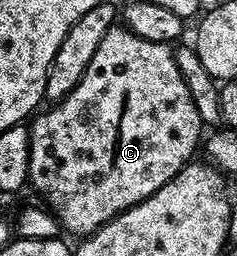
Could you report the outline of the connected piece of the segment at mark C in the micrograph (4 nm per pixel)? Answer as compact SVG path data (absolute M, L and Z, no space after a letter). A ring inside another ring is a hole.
M124 27L111 28L103 35L103 43L99 43L99 51L87 63L83 79L62 101L49 108L53 109L38 112L32 118L33 125L28 126L28 184L45 196L44 204L57 218L58 226L64 232L66 229L74 233L77 239L88 237L112 217L159 191L190 164L189 156L196 149L198 152L203 137L203 122L199 111L195 111L195 103L191 103L191 91L183 83L174 50L163 42L139 39L139 35Z

